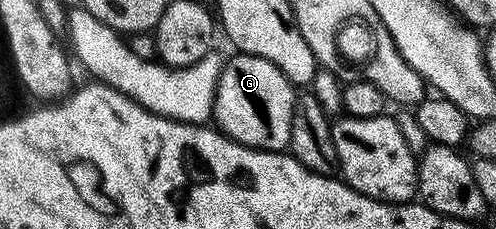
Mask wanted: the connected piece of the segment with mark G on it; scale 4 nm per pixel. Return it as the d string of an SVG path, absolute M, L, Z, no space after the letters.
M242 53L234 56L224 60L217 82L212 118L216 130L244 147L284 152L291 141L294 84L269 60Z

